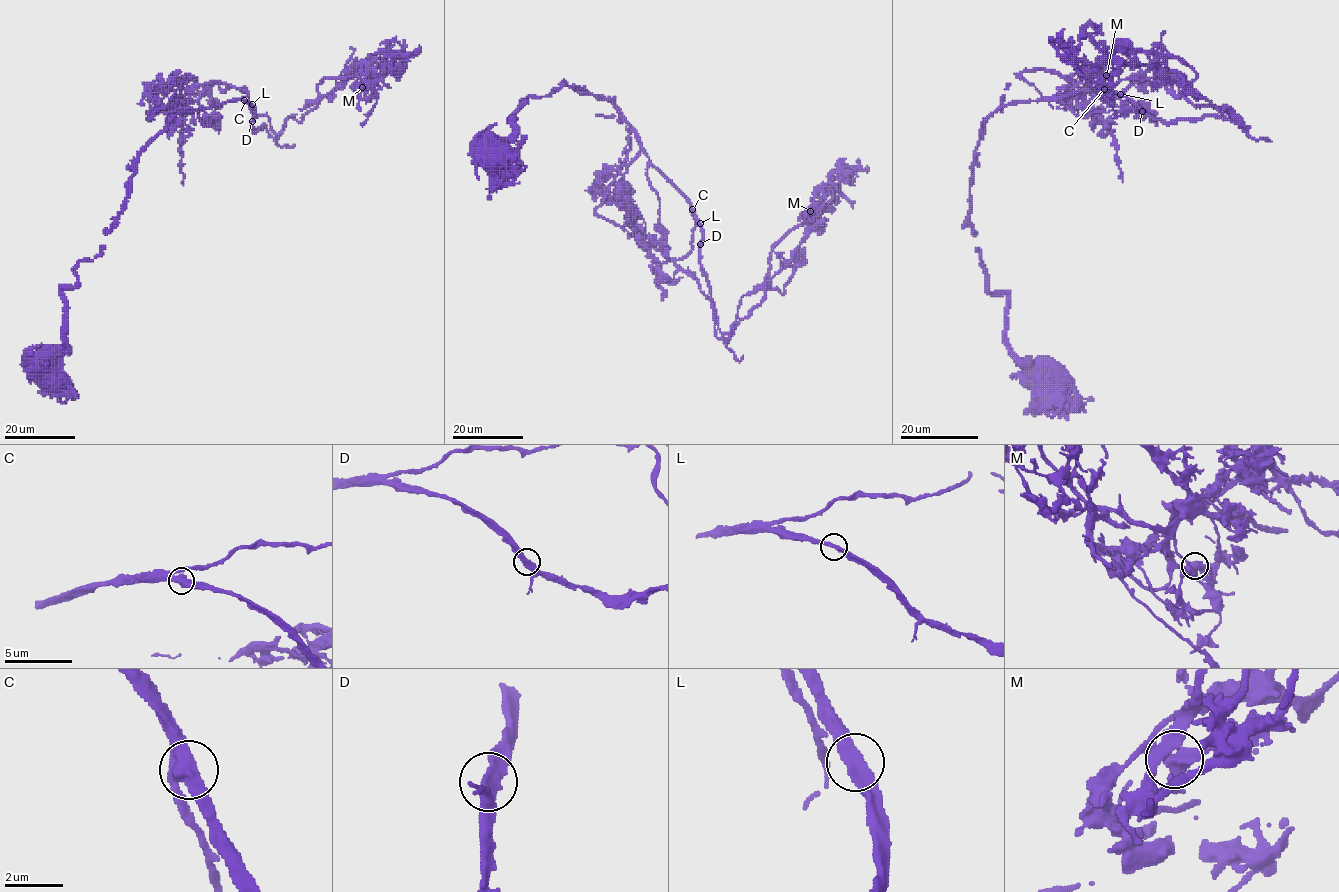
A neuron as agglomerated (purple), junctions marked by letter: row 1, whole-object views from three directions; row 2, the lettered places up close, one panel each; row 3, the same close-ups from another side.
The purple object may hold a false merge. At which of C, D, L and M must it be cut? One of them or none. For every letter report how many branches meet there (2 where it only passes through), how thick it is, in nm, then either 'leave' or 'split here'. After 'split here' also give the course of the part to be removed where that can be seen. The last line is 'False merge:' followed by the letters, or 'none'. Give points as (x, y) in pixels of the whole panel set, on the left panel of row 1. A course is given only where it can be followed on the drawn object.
C: 3 branches meet; 460 nm thick; leave
D: 2 branches meet; 380 nm thick; leave
L: 2 branches meet; 360 nm thick; leave
M: 3 branches meet; 360 nm thick; split here; foreign part runs (362, 87), (352, 65), (277, 134), (224, 83), (147, 111), (182, 81), (167, 137)
False merge: M

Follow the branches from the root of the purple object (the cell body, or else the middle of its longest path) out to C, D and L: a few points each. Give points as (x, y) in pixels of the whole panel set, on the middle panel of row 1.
C: (495, 154), (513, 132), (509, 117), (522, 101), (576, 86), (612, 101), (649, 162), (693, 209)
D: (495, 154), (528, 98), (562, 84), (608, 98), (690, 204), (700, 244)
L: (495, 154), (513, 132), (509, 117), (522, 101), (562, 84), (581, 88), (612, 101), (700, 224)

